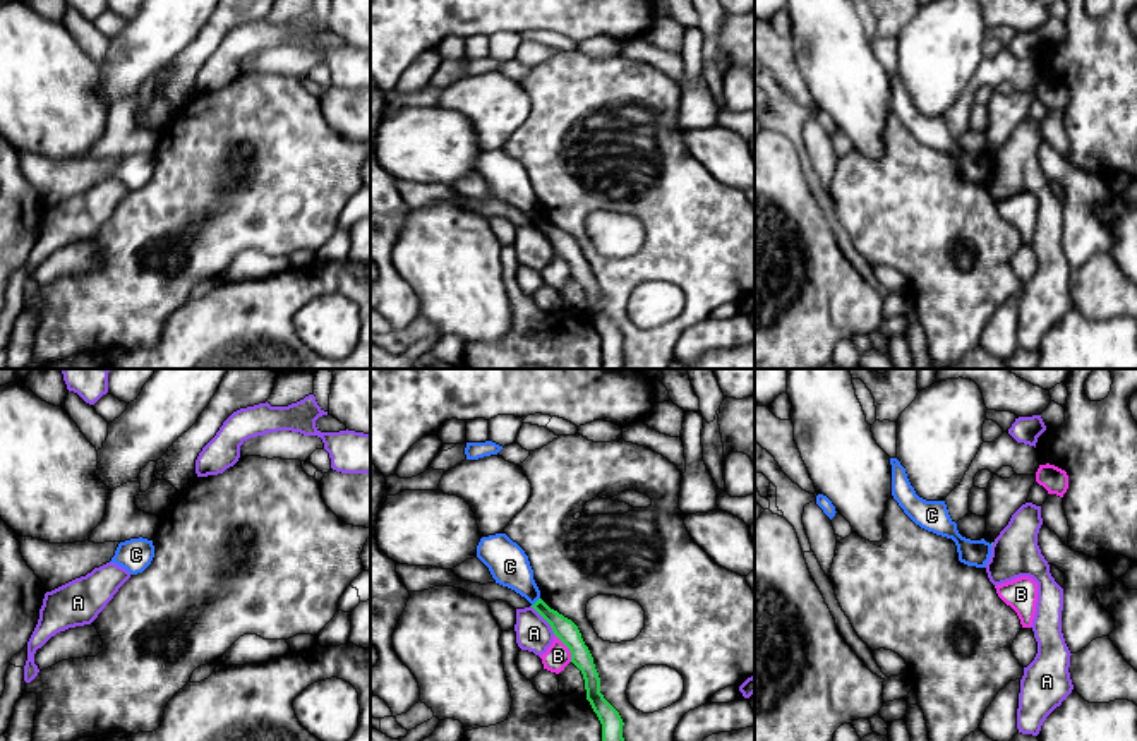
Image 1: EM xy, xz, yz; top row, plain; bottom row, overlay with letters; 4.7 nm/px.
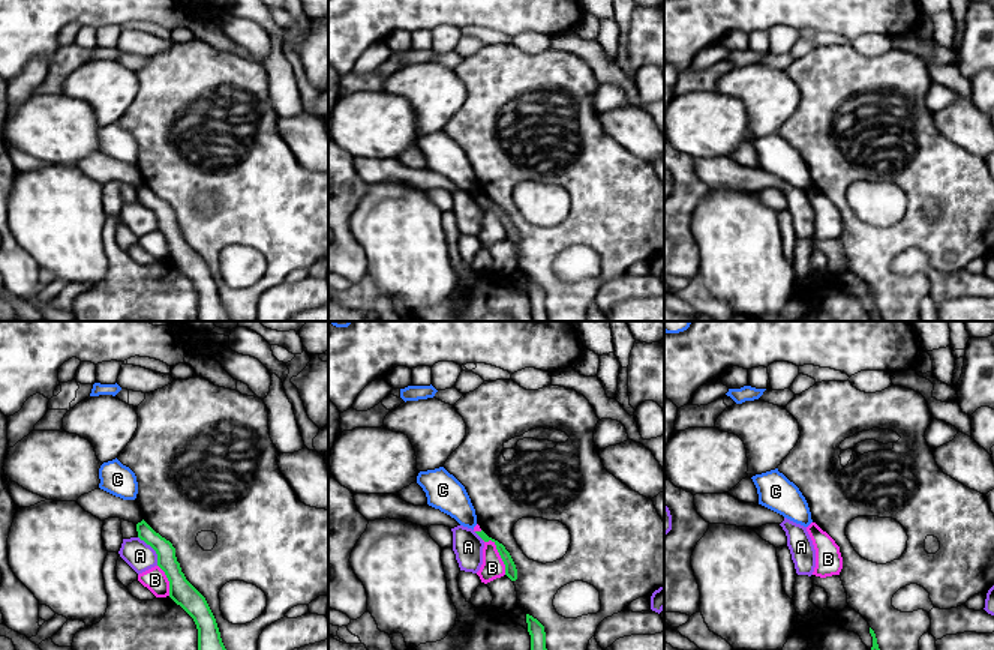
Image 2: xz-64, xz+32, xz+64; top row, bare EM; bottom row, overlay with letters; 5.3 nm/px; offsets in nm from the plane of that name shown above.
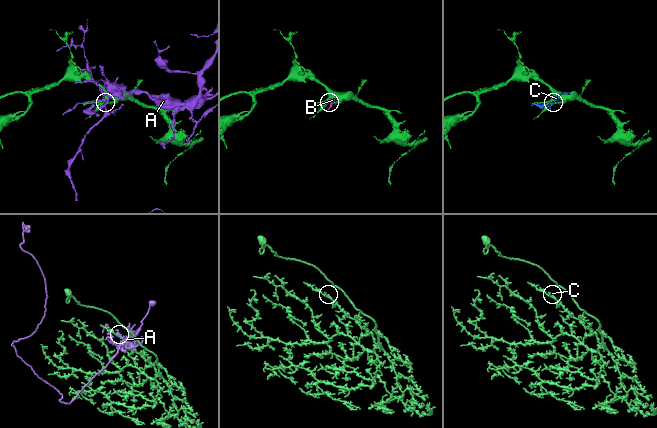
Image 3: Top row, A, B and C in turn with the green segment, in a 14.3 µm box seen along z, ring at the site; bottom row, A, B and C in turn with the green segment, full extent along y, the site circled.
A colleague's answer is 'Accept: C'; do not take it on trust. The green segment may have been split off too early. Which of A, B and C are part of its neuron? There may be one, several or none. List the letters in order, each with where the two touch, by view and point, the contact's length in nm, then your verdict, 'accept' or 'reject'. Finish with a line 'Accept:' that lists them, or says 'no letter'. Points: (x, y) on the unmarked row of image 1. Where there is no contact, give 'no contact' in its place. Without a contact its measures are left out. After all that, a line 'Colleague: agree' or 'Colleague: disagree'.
A: xz (544, 234) | 180 nm | reject
B: xz (566, 261) | 160 nm | reject
C: xz (535, 218) | 60 nm | reject
Accept: no letter
Colleague: disagree

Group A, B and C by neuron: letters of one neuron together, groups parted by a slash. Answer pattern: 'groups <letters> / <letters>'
groups A / B C

